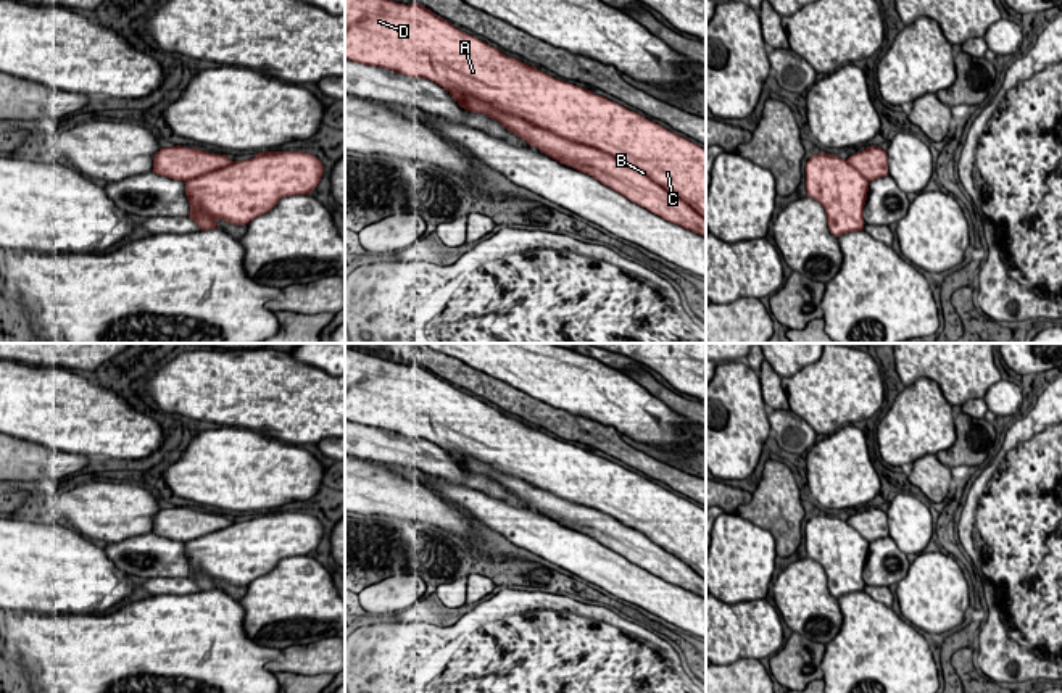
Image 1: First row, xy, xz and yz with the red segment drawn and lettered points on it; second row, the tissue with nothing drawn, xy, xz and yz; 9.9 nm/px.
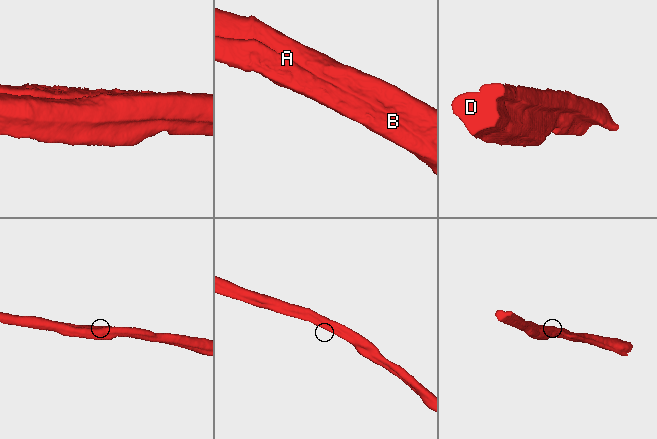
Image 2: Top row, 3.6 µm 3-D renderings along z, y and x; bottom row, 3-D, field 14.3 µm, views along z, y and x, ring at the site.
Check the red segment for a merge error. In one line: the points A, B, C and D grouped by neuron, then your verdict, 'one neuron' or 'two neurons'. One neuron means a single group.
A C D / B | two neurons

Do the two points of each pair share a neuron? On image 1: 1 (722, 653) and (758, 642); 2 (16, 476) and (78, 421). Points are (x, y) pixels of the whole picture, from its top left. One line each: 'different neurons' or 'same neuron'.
1: same neuron
2: different neurons

